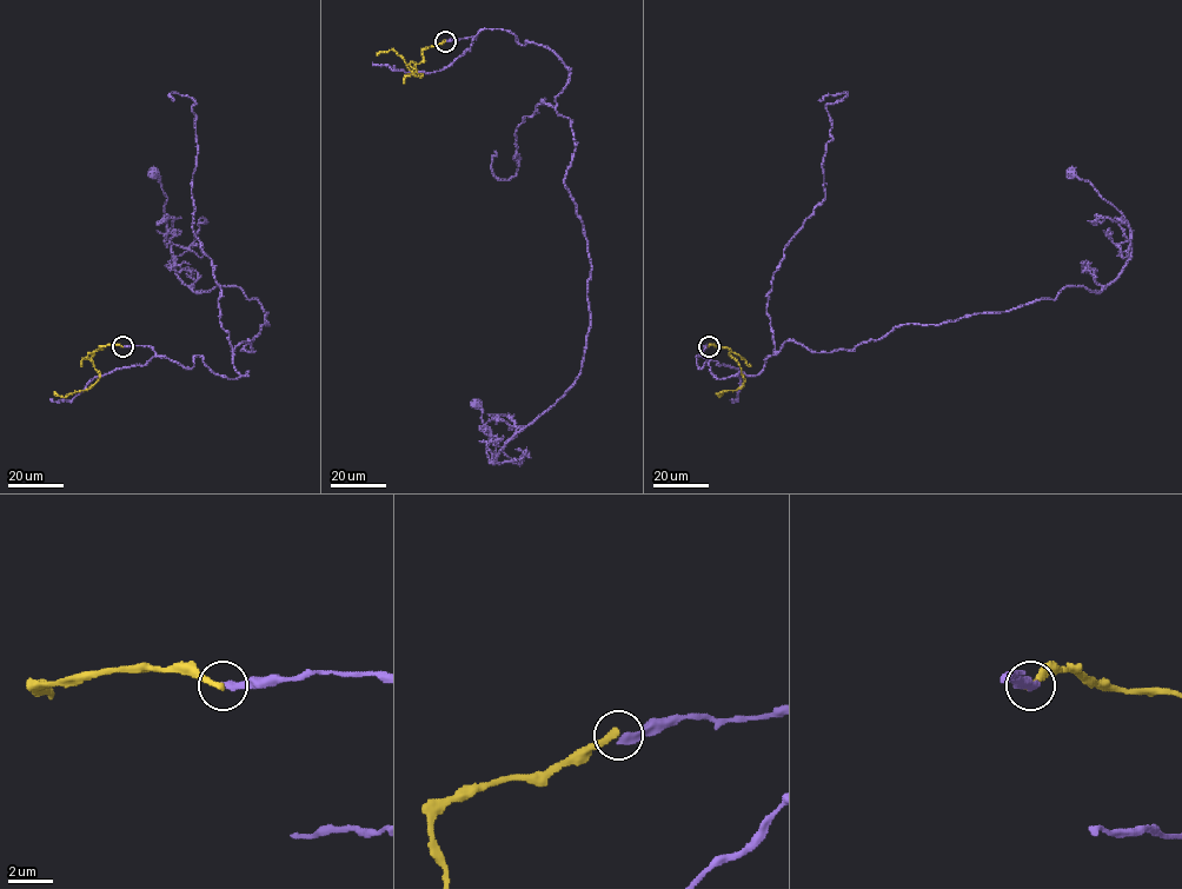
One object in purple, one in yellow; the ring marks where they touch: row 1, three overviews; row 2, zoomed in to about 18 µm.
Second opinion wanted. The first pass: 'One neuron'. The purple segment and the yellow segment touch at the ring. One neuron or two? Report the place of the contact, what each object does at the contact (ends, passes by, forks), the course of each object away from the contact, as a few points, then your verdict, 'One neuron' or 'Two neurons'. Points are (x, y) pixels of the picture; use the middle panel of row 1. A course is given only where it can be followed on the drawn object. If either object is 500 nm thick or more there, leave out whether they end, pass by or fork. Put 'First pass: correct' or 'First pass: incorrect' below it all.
Place: (445, 41). At the ring purple ends. At the ring yellow ends. Course of purple: (445, 41), (505, 30), (569, 71), (564, 185), (591, 271), (580, 372), (493, 464), (476, 404). Course of yellow: (445, 41), (426, 47), (419, 64), (410, 62), (420, 77), (392, 50), (376, 54). Two neurons
First pass: incorrect

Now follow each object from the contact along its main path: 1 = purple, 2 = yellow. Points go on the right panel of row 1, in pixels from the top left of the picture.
1: (709, 346), (701, 369), (750, 376), (788, 340), (852, 351), (1101, 292), (1130, 231), (1071, 172)
2: (709, 346), (728, 347), (744, 379), (739, 387), (722, 391), (717, 393), (719, 397), (722, 392)

